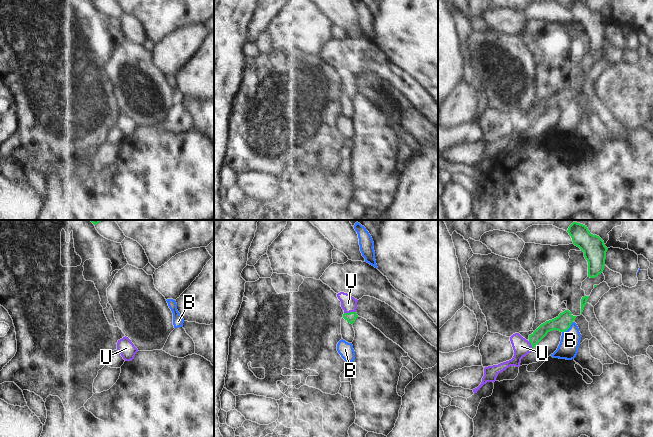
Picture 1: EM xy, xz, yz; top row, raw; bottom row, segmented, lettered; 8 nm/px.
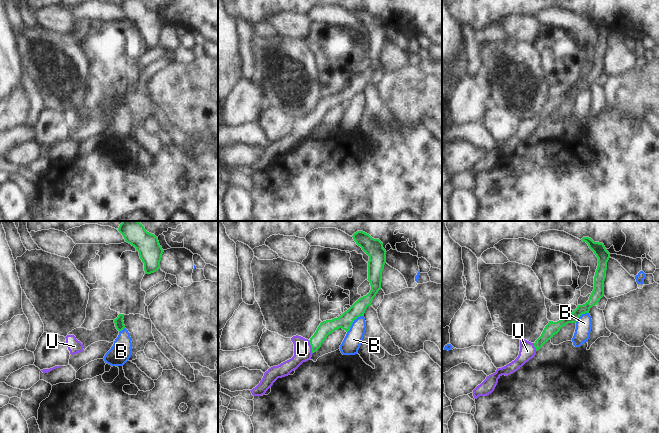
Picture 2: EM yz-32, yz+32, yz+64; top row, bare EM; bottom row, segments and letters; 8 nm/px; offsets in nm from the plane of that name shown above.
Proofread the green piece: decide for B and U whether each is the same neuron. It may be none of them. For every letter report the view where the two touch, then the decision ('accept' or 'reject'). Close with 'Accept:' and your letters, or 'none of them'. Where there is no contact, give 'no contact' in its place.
B: yz | reject
U: xz | accept
Accept: U

